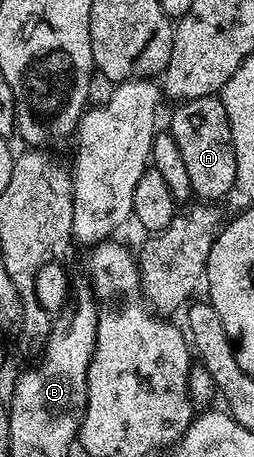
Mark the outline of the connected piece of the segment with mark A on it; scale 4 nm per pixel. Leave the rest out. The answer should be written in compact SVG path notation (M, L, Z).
M223 97L195 98L179 103L173 110L170 133L178 140L193 195L200 200L214 200L210 198L224 198L229 193L228 198L236 190L236 149Z

